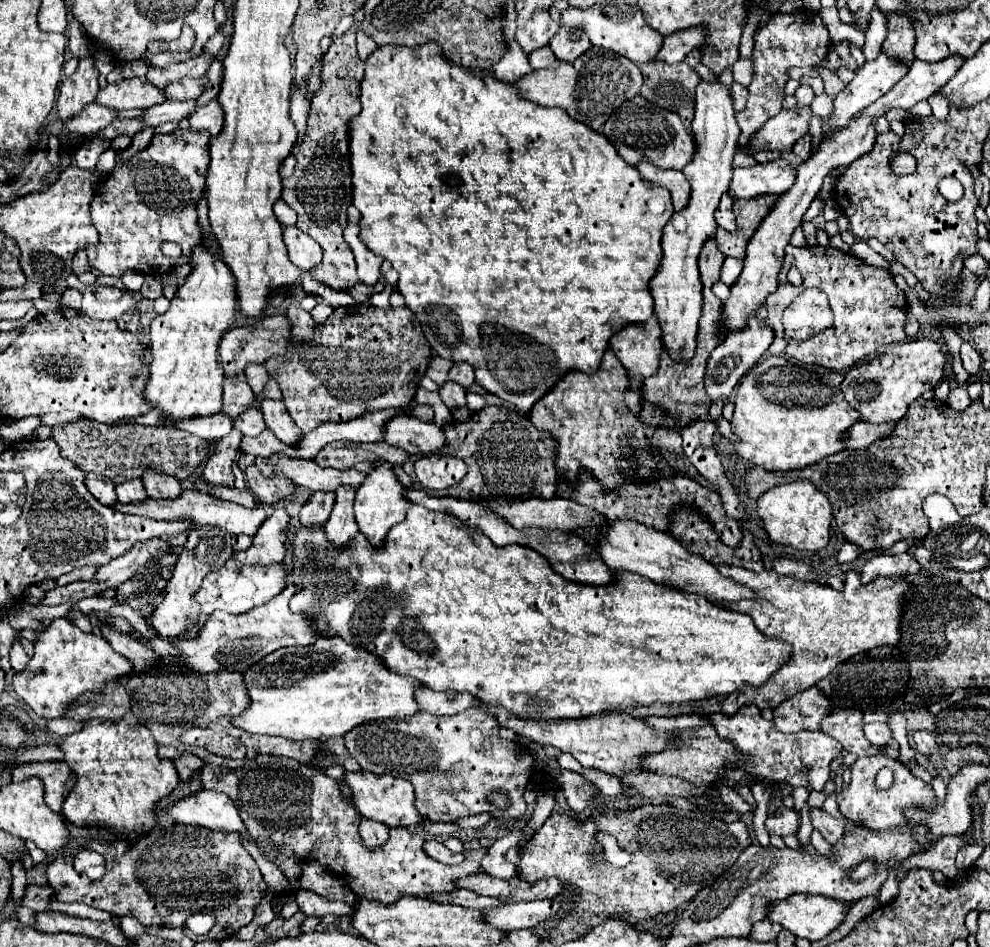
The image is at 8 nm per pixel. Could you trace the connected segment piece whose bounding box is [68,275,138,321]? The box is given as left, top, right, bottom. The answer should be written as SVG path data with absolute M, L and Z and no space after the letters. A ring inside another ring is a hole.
M76 275L68 277L68 287L82 293L82 311L92 319L120 319L138 305L136 295L106 287L100 283L80 283Z

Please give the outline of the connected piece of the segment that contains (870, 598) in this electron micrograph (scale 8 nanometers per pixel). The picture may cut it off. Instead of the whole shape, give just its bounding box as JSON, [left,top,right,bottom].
[704,565,910,715]

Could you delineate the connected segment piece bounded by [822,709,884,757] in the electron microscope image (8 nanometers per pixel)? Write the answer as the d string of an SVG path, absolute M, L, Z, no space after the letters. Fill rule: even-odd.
M834 709L824 721L822 731L830 737L834 737L848 753L854 753L856 757L866 755L880 755L884 753L882 747L872 745L864 737L864 719L862 711L858 709Z

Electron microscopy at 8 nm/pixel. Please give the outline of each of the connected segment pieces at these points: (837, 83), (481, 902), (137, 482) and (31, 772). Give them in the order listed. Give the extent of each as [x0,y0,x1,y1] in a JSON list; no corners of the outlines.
[[820,69,844,97],[432,889,502,909],[116,479,148,503],[12,761,74,813]]

